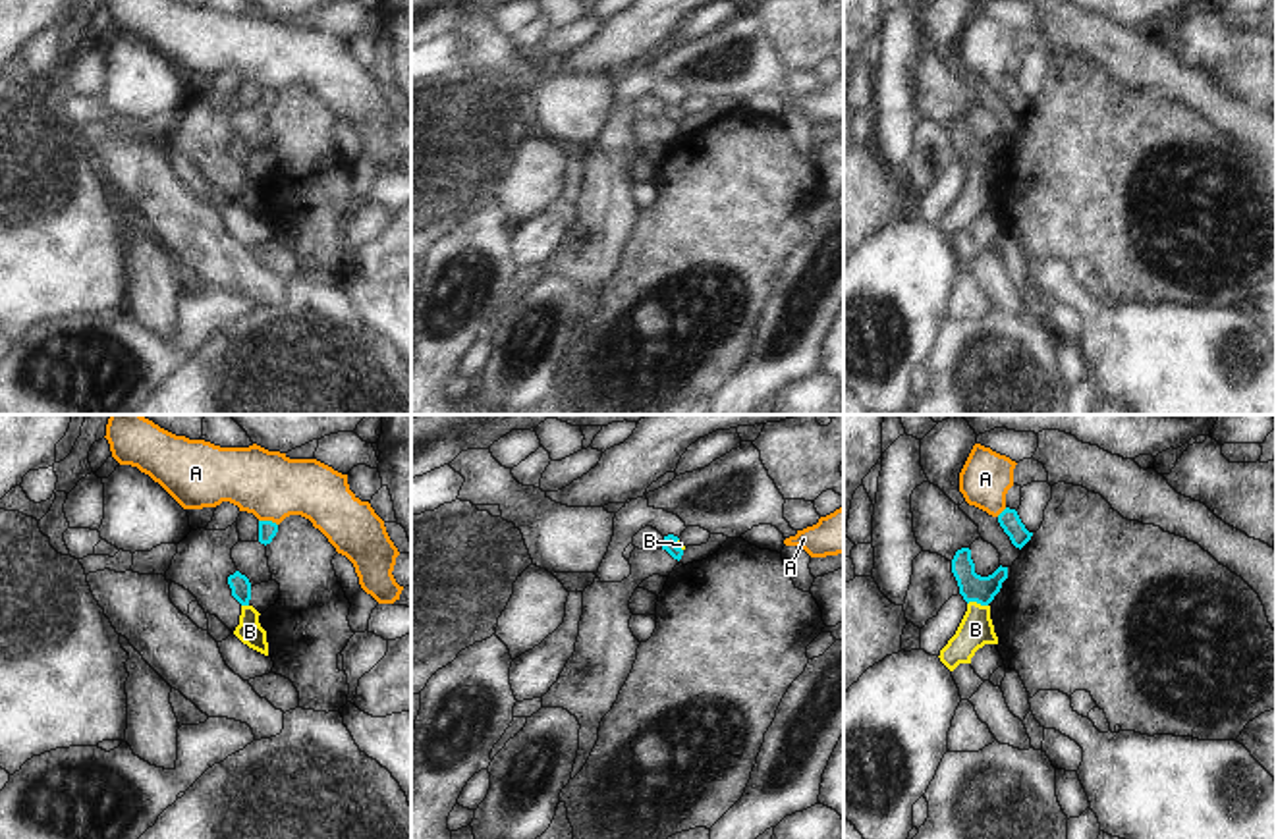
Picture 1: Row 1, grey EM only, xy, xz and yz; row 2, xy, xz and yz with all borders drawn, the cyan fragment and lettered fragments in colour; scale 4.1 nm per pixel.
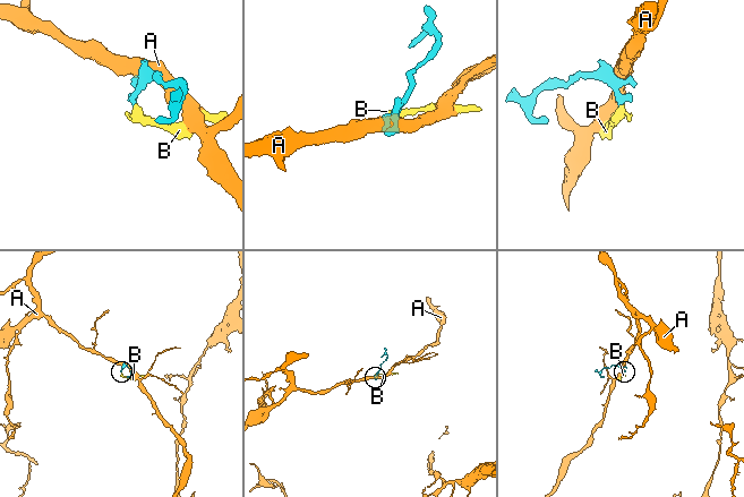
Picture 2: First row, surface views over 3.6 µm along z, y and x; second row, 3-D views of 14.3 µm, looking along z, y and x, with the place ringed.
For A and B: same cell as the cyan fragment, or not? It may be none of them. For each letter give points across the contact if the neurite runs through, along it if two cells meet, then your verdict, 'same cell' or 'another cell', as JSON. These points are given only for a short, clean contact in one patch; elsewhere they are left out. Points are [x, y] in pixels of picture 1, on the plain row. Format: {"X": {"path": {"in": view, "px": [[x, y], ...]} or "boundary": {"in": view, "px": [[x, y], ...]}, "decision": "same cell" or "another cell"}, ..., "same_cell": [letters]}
{"A": {"boundary": {"in": "xy", "px": [[259, 87], [271, 87], [277, 93]]}, "decision": "another cell"}, "B": {"path": {"in": "yz", "px": [[973, 155], [977, 170], [975, 197]]}, "decision": "same cell"}, "same_cell": ["B"]}

